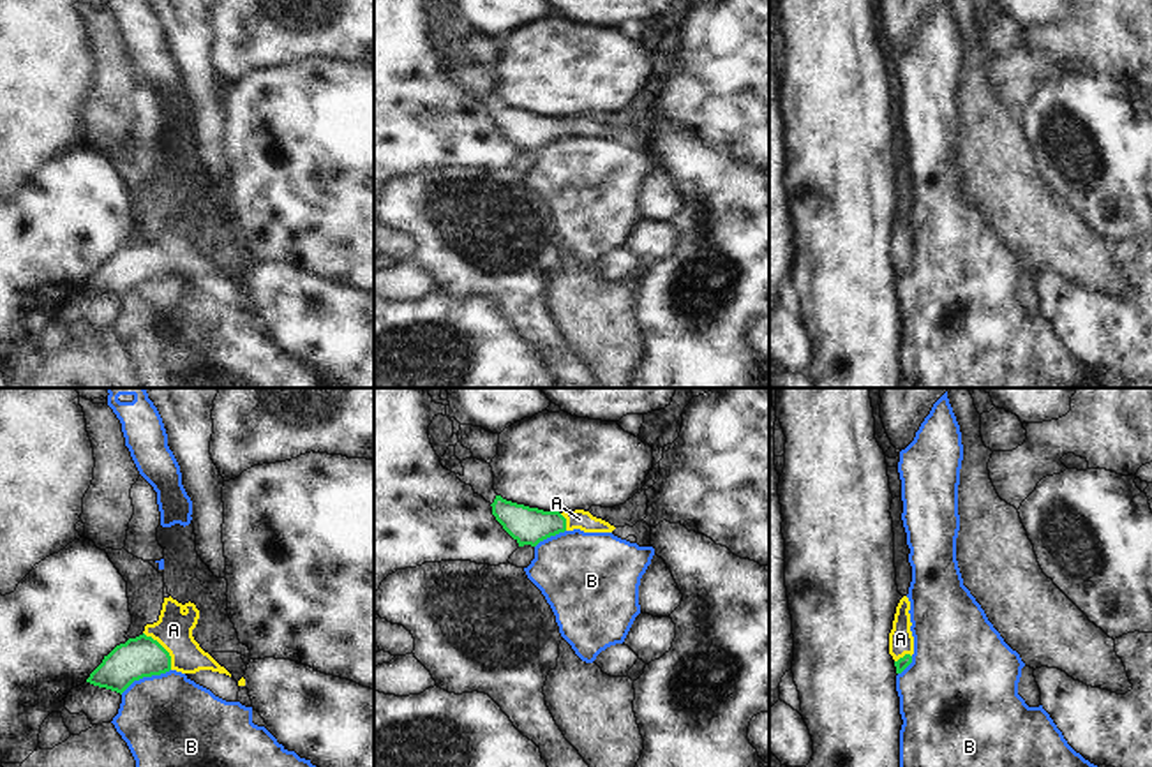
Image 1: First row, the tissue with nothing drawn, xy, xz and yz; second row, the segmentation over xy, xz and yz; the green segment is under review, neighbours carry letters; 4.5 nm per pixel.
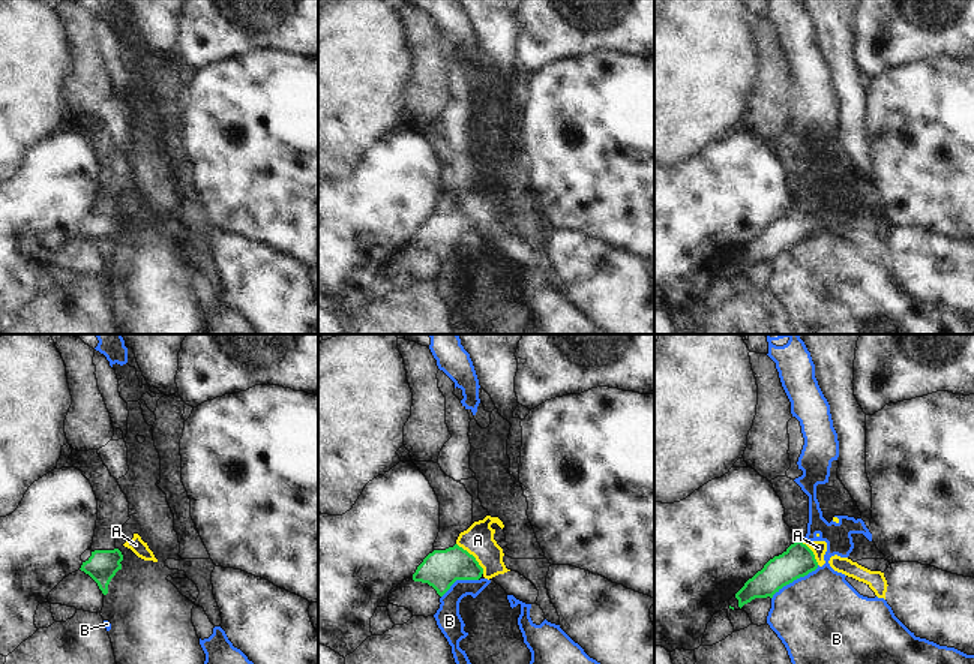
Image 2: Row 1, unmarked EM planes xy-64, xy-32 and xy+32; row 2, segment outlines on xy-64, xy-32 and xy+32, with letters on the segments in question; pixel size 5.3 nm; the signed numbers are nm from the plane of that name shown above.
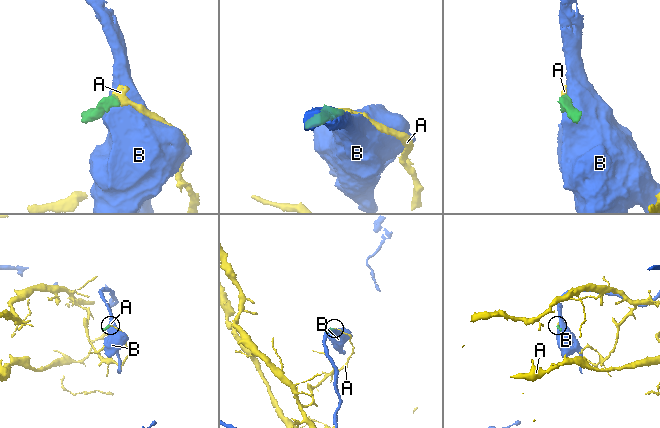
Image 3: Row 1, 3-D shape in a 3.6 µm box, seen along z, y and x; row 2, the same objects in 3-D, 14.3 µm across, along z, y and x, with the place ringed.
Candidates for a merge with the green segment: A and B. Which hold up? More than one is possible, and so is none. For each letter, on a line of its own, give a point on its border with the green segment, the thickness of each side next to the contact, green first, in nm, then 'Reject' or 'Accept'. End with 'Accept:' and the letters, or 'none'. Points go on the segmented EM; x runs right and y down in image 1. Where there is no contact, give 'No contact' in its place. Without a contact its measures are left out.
A: Touches green at xy (164, 649). Thickness 190 nm (green) against 170 nm. Accept
B: Touches green at xy (145, 676). Thickness 190 nm (green) against 420 nm. Reject
Accept: A.

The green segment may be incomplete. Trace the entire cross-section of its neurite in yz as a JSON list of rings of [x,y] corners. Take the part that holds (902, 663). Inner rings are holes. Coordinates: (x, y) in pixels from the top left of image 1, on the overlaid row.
[[[903,596],[896,607],[893,629],[889,633],[889,654],[894,659],[896,674],[901,674],[910,663],[914,654],[914,637],[910,631],[910,601]]]

